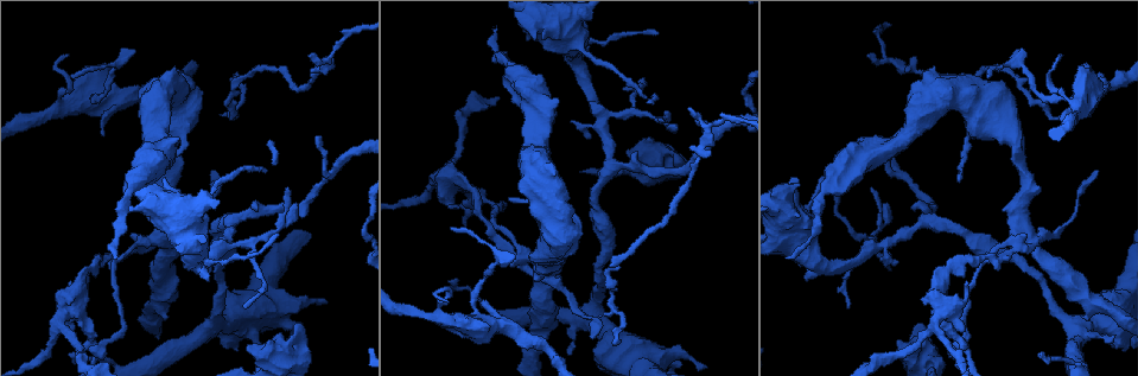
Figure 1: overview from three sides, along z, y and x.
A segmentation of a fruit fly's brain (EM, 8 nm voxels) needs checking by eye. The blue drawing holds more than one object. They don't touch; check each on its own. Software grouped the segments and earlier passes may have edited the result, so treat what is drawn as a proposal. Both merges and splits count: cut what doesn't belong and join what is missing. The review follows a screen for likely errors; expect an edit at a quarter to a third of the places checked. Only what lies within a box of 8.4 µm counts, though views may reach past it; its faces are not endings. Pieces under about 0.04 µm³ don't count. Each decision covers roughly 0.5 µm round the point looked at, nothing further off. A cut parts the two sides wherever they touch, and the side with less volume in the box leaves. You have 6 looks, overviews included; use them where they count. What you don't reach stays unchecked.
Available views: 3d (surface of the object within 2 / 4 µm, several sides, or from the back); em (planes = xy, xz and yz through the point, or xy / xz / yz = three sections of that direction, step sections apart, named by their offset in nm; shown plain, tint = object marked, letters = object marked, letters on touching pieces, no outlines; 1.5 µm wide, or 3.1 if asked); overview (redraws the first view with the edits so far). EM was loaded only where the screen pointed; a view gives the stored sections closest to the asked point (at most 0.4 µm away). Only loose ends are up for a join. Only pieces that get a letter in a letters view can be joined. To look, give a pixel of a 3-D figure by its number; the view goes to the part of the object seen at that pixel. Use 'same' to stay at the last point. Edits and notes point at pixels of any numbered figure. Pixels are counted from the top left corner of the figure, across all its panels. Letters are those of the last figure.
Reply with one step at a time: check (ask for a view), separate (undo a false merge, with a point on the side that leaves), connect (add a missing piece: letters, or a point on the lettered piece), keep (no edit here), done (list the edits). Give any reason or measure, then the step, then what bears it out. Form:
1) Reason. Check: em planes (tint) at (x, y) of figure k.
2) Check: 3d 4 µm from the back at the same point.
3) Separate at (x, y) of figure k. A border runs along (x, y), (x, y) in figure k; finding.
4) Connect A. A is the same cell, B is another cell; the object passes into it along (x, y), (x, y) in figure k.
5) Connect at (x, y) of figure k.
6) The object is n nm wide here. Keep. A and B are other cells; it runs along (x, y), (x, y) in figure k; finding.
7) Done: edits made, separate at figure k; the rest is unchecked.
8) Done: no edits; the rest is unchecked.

Free end. Check: em yz step 4 (tint) at (613, 342) of figure 1.

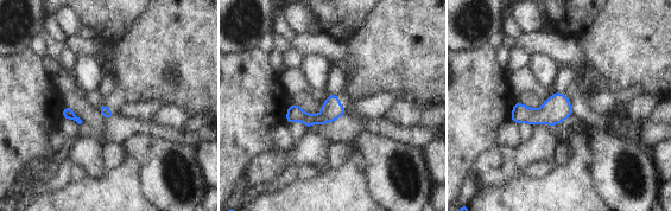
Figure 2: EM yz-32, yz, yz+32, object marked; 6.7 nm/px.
Check: em yz step 4 (letters) at the same point.

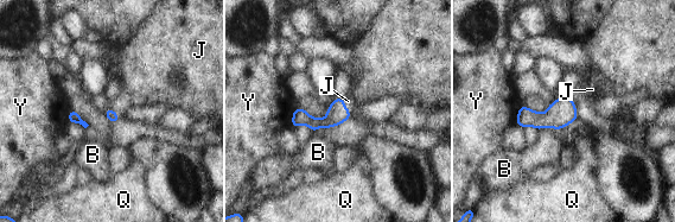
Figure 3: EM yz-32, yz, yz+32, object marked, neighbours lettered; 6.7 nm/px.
Connect at (348, 101) of figure 3. J is the same cell, B, Q and Y are other cells; the object passes into it along (337, 113), (344, 106), (348, 101) in figure 3; it goes on there.

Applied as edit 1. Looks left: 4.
Redraw. Check: overview.

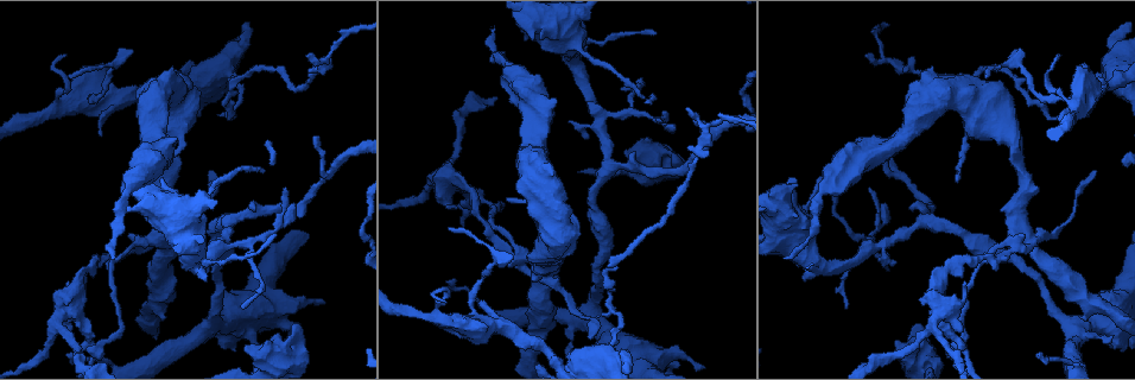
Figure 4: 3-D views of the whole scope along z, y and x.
Tapers out. Check: 3d 4 µm at (642, 99) of figure 4.

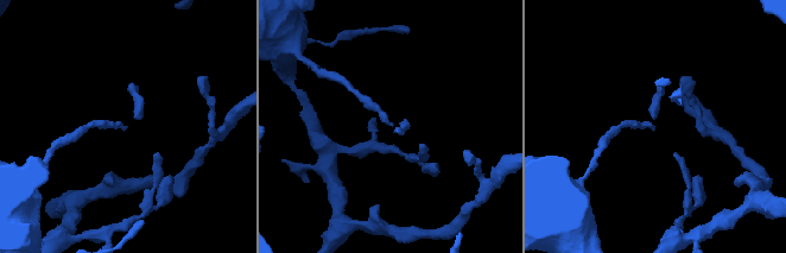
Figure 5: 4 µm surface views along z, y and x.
Check: em xz step 8 (tint) at (651, 128) of figure 5.

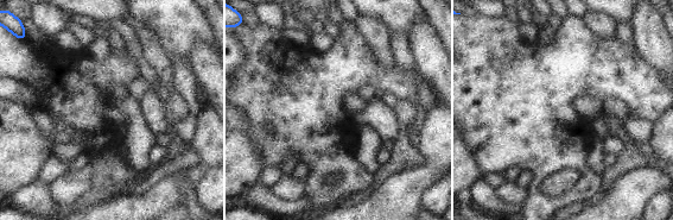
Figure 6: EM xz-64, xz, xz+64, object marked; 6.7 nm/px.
Check: em planes (letters) at the same point.

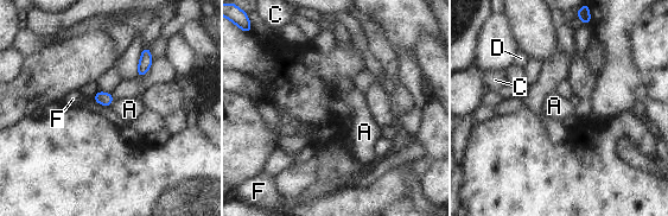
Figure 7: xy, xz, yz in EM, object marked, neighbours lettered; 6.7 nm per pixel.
The object is 90 nm wide here. Keep. A, C, D and F are other cells; a border runs along (113, 97), (109, 107) in figure 7; none of them fits.

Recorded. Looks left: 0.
Done: edits made, connect at figure 3; the rest is unchecked.

